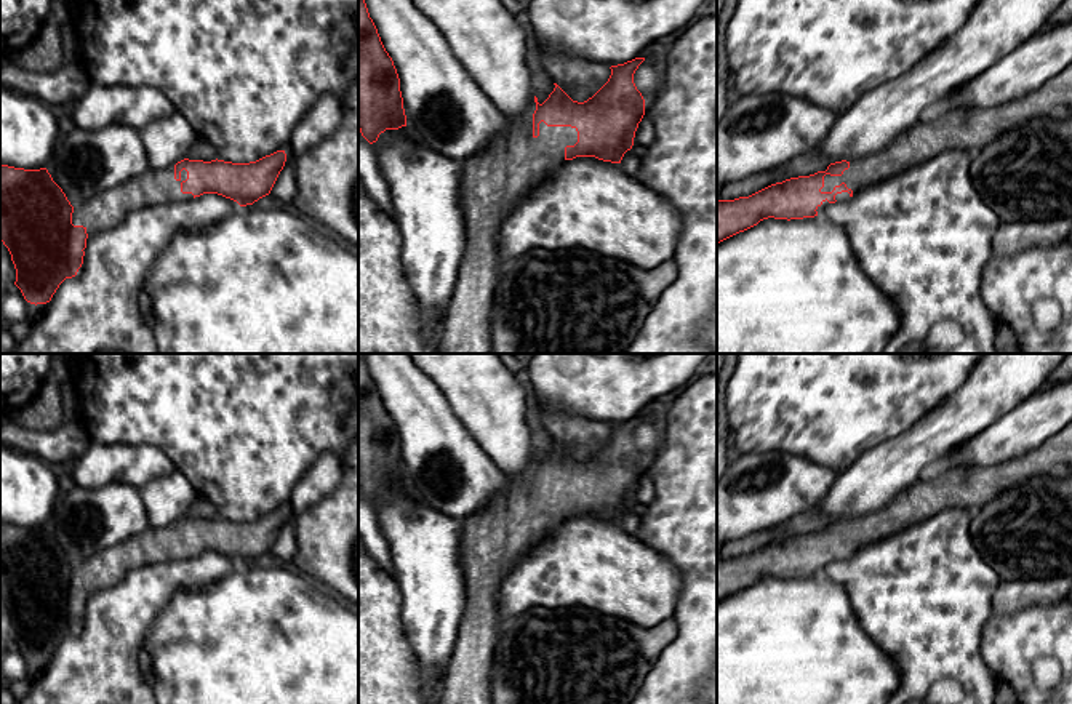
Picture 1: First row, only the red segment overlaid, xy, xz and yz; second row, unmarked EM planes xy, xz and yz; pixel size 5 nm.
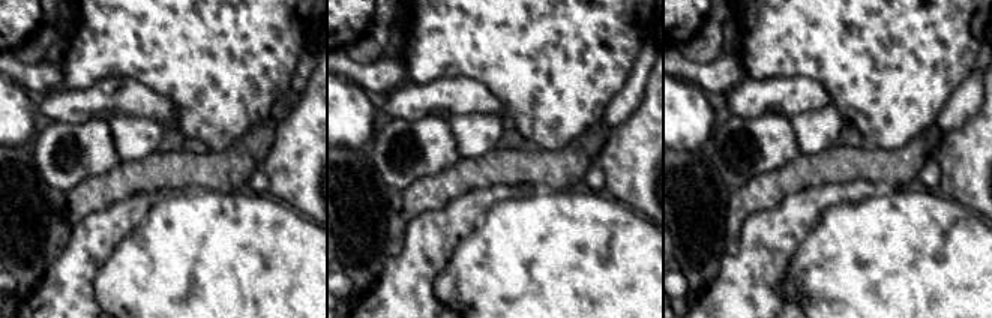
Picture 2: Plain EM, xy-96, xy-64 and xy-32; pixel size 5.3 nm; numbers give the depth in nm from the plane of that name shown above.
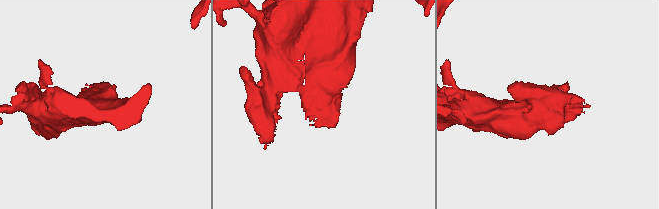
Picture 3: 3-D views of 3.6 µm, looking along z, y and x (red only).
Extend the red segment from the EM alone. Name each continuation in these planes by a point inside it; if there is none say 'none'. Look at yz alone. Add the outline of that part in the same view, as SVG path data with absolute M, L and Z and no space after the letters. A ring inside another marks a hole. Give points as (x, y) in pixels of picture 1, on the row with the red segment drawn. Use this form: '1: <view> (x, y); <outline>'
1: yz (970, 128); M1072 64L1038 90L995 107L946 107L915 122L882 150L851 160L842 176L824 176L821 192L842 182L859 194L883 178L922 165L949 149L979 150L1006 131L1032 118L1064 120L1072 117Z

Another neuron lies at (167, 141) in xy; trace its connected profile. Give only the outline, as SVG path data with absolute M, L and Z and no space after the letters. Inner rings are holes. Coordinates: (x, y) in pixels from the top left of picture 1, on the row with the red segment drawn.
M181 112L155 120L139 130L149 166L163 170L187 158L198 134Z

